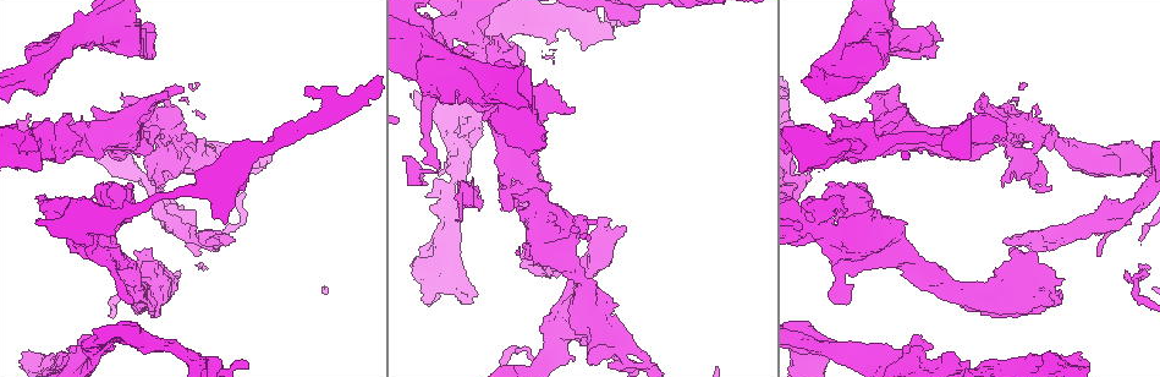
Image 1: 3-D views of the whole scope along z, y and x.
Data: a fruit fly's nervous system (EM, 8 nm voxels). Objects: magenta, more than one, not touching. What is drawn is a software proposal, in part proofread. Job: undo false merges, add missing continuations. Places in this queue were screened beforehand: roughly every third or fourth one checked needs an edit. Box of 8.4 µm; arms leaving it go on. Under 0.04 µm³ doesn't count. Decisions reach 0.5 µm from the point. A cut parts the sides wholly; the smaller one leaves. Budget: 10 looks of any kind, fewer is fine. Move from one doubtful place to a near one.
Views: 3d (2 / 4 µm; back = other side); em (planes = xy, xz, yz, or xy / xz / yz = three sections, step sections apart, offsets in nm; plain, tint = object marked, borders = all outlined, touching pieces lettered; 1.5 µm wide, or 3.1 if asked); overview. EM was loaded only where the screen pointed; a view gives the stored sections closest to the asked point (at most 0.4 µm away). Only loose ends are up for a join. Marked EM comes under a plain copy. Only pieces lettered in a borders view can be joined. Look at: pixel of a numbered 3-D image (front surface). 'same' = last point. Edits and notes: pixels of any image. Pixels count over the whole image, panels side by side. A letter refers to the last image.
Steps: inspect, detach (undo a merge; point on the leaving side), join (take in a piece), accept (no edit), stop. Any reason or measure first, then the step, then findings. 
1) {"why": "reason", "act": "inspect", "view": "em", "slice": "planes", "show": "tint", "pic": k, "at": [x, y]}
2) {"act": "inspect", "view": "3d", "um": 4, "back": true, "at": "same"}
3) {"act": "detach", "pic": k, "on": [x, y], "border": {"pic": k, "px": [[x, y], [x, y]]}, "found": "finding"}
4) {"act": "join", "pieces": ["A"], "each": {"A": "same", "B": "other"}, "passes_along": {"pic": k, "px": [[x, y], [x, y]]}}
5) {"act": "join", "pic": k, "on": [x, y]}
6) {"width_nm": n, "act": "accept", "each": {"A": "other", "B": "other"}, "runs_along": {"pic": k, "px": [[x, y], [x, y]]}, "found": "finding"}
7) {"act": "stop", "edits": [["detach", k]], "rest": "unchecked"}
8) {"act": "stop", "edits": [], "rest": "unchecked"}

{"why": "branch stops here", "act": "inspect", "view": "em", "slice": "planes", "show": "borders", "pic": 1, "at": [900, 349]}

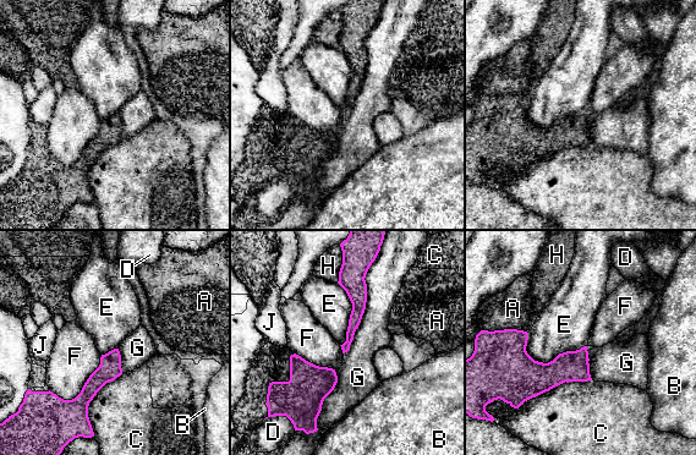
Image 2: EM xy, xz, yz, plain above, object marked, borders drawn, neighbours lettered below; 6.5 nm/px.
{"act": "accept", "each": {"A": "other", "B": "other", "C": "other", "D": "other", "E": "other", "F": "other", "G": "other", "H": "other", "J": "other"}, "found": "no lettered piece goes on from it"}

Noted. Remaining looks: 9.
{"why": "end of a long branch", "act": "inspect", "view": "em", "slice": "xy", "step": 8, "show": "borders", "pic": 1, "at": [1007, 241]}

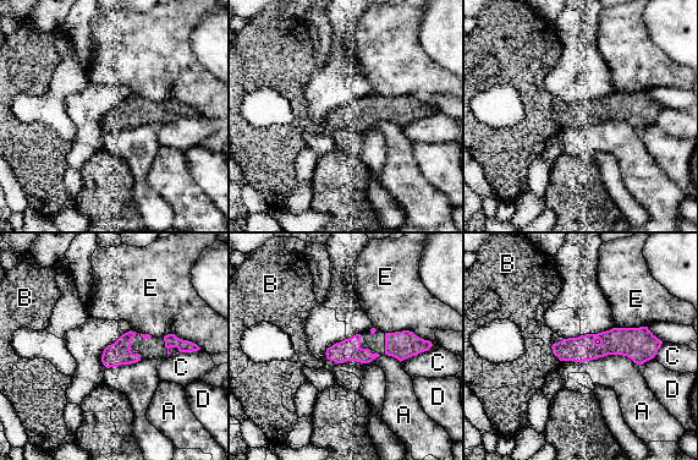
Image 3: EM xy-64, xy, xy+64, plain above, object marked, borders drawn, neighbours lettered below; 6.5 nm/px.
{"longest_contact_nm": ["A", 420], "act": "accept", "each": {"A": "other", "B": "other", "C": "other", "D": "other", "E": "other"}, "border": {"pic": 3, "px": [[385, 332], [412, 330], [426, 340]]}, "found": "no lettered piece goes on from it"}

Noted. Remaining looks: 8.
{"why": "an open end", "act": "inspect", "view": "em", "slice": "xz", "step": 8, "show": "tint", "pic": 1, "at": [574, 108]}

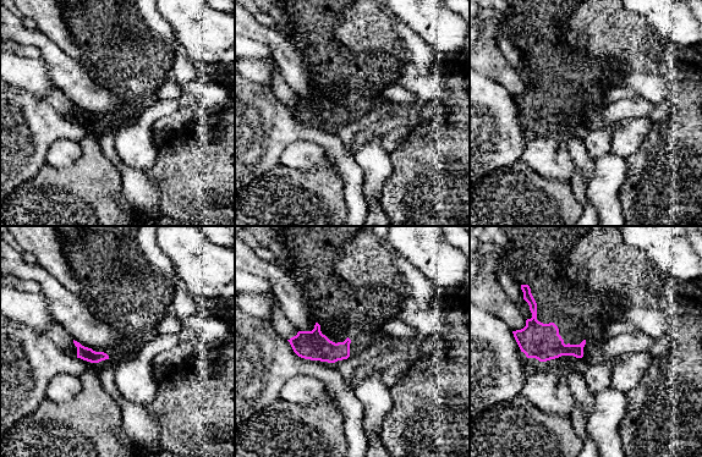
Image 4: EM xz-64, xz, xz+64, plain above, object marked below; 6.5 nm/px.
{"act": "inspect", "view": "em", "slice": "planes", "show": "borders", "at": "same"}

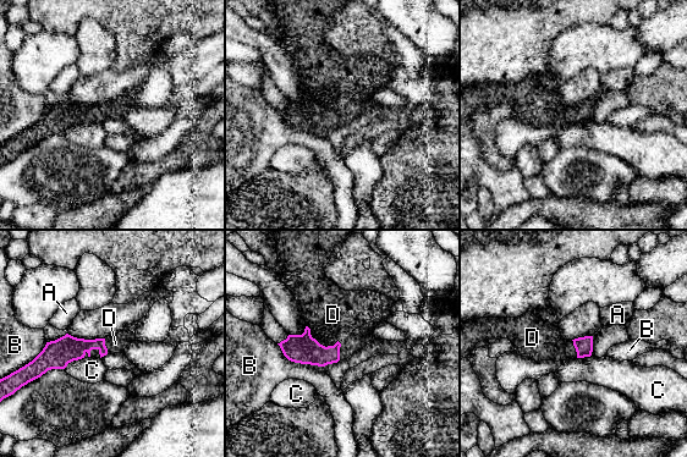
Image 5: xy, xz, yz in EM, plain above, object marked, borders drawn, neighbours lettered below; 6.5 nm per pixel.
{"act": "join", "pic": 5, "on": [333, 314], "each": {"A": "other", "B": "other", "C": "other", "D": "same"}, "passes_along": {"pic": 5, "px": [[302, 348], [329, 346], [333, 314]]}, "found": "the cell continues"}

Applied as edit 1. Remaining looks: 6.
{"why": "arms part here", "act": "inspect", "view": "em", "slice": "planes", "show": "borders", "pic": 1, "at": [65, 142]}

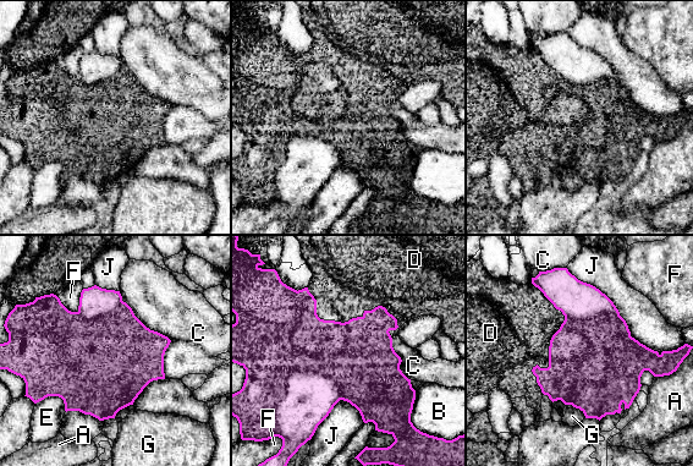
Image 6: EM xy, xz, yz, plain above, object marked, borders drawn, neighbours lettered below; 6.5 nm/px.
{"act": "detach", "pic": 6, "on": [309, 398], "each": {"A": "other", "B": "other", "C": "other", "D": "other", "E": "other", "F": "other", "G": "other", "J": "other"}, "border": {"pic": 6, "px": [[281, 398], [341, 399]]}, "found": "two cells meet here"}

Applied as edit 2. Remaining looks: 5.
{"act": "stop", "edits": [["join", 5], ["detach", 6]], "rest": "unchecked"}

